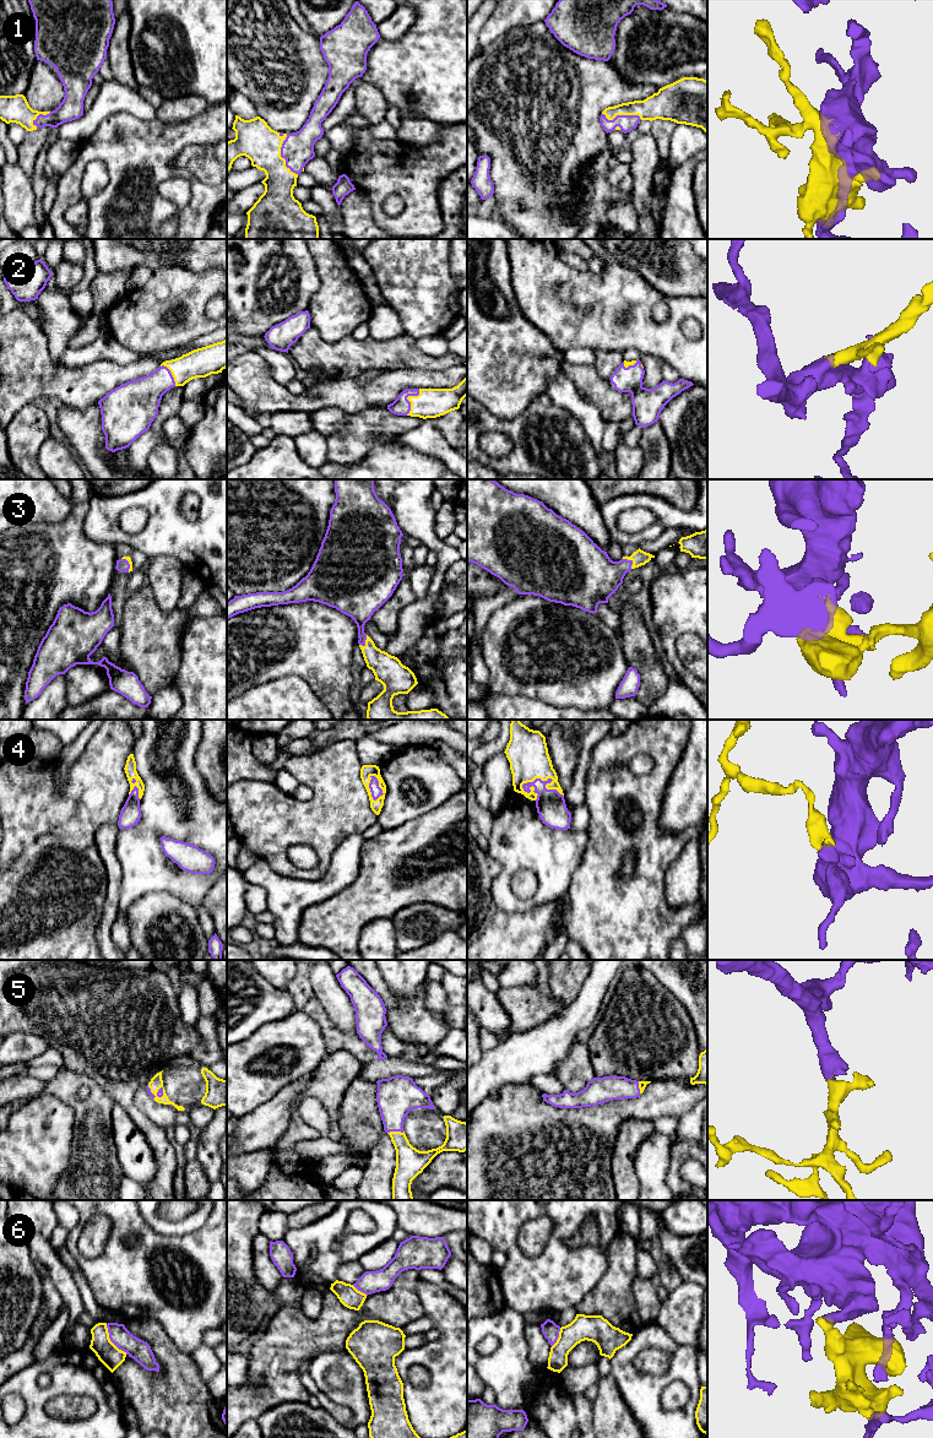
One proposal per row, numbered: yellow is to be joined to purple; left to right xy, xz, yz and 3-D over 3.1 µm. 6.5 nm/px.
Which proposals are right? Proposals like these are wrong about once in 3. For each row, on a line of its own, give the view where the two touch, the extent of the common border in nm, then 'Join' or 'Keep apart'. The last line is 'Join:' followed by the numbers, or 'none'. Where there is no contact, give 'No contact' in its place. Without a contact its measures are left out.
1: Touches purple in xz. Shared border 280 nm. Join
2: Touches purple in xz. Shared border 200 nm. Join
3: Touches purple in yz. Shared border 90 nm. Join
4: Touches purple in yz. Shared border 280 nm. Join
5: Touches purple in xz. Shared border 110 nm. Join
6: Touches purple in xy. Shared border 240 nm. Keep apart
Join: 1, 2, 3, 4, 5

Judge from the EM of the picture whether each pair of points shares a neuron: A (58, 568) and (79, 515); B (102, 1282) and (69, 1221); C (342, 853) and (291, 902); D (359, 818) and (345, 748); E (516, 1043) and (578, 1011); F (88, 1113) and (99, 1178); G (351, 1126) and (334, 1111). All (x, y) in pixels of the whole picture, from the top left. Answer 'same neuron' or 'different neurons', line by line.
A: same neuron
B: different neurons
C: same neuron
D: same neuron
E: same neuron
F: same neuron
G: different neurons

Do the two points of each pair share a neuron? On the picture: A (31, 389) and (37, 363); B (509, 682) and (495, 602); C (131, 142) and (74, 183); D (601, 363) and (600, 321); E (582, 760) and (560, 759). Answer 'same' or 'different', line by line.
A: same
B: different
C: same
D: different
E: different

